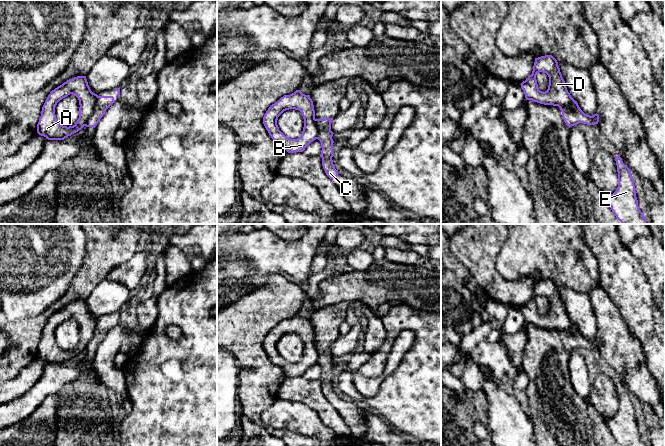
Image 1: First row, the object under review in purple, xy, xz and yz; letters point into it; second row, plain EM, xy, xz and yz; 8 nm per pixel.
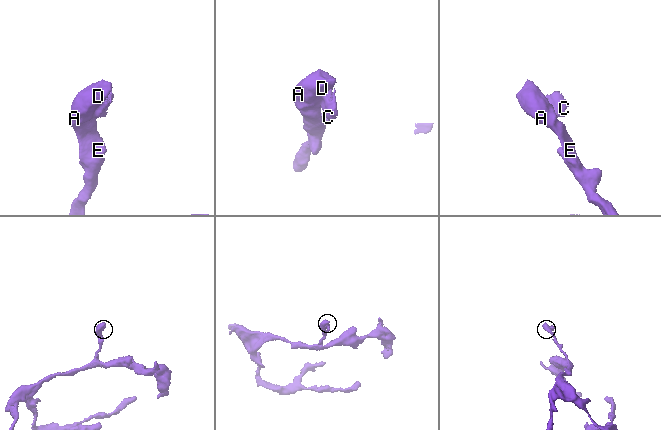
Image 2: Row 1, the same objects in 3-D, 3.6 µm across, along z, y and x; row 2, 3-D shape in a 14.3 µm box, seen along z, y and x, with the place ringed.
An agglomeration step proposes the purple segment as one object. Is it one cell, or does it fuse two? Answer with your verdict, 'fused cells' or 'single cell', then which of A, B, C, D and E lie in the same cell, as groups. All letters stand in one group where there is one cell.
fused cells; A B D E / C

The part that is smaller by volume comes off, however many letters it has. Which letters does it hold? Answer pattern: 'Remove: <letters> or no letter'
Remove: C

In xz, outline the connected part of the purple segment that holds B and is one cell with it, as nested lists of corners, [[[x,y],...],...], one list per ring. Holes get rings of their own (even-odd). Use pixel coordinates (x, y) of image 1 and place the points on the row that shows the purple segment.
[[[296,90],[290,95],[284,95],[272,104],[263,117],[263,124],[271,138],[281,143],[288,153],[303,152],[318,136],[313,101],[310,95],[305,95],[300,90]],[[289,109],[299,110],[304,119],[302,134],[297,139],[285,136],[277,125],[278,117]]]

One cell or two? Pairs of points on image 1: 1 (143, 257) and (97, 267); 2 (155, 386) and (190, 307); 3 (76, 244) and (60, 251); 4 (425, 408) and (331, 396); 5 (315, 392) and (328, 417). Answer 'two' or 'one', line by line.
1: two
2: one
3: one
4: two
5: one

